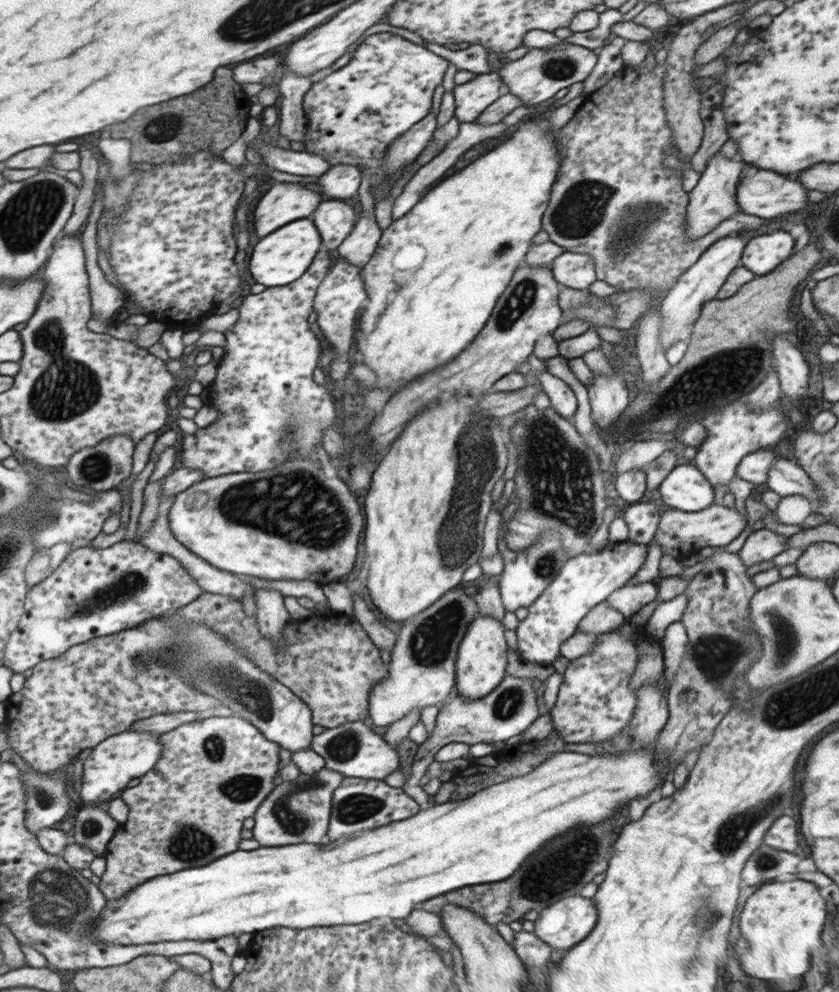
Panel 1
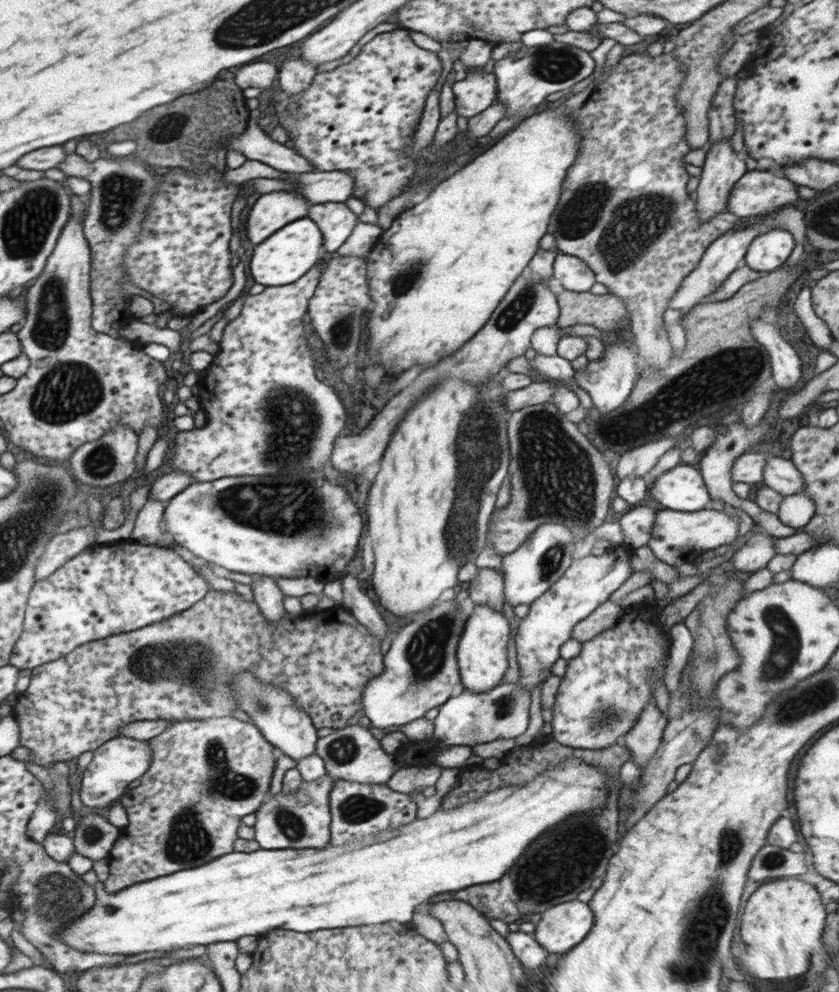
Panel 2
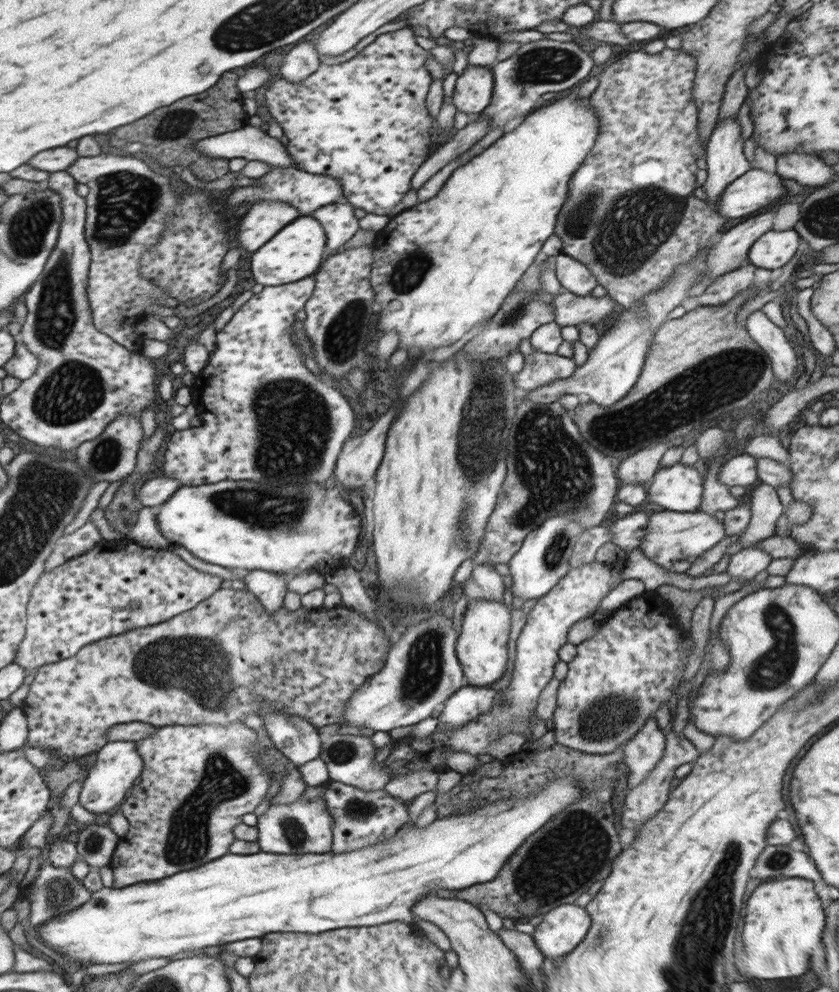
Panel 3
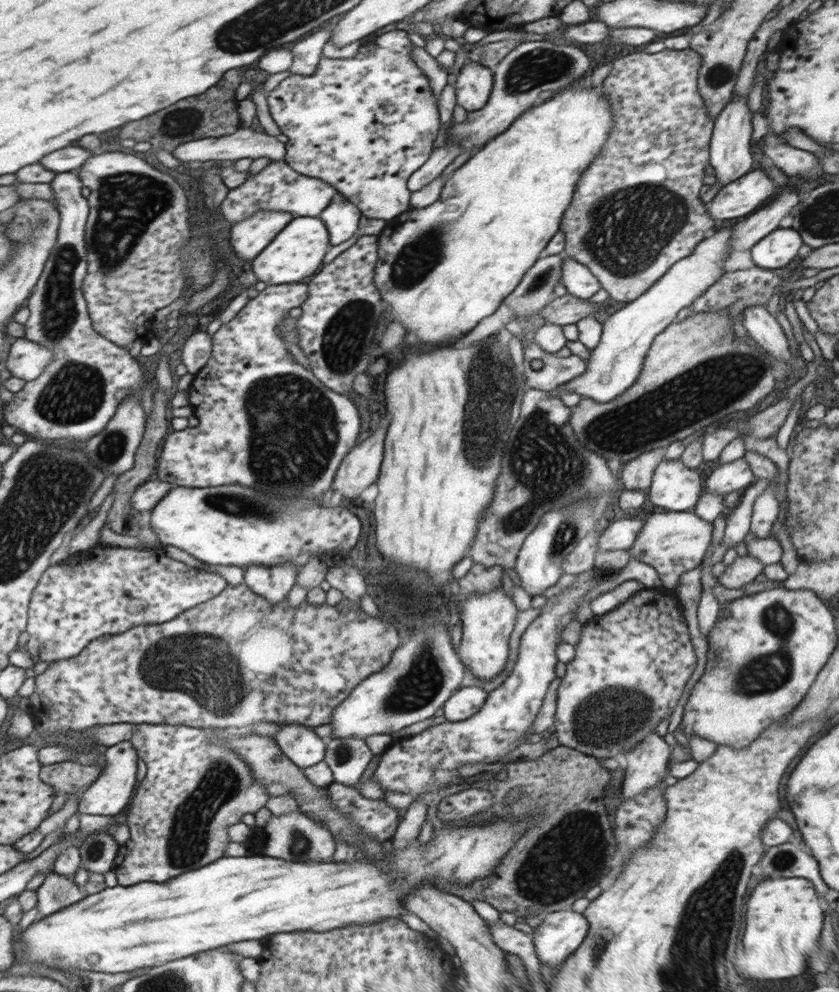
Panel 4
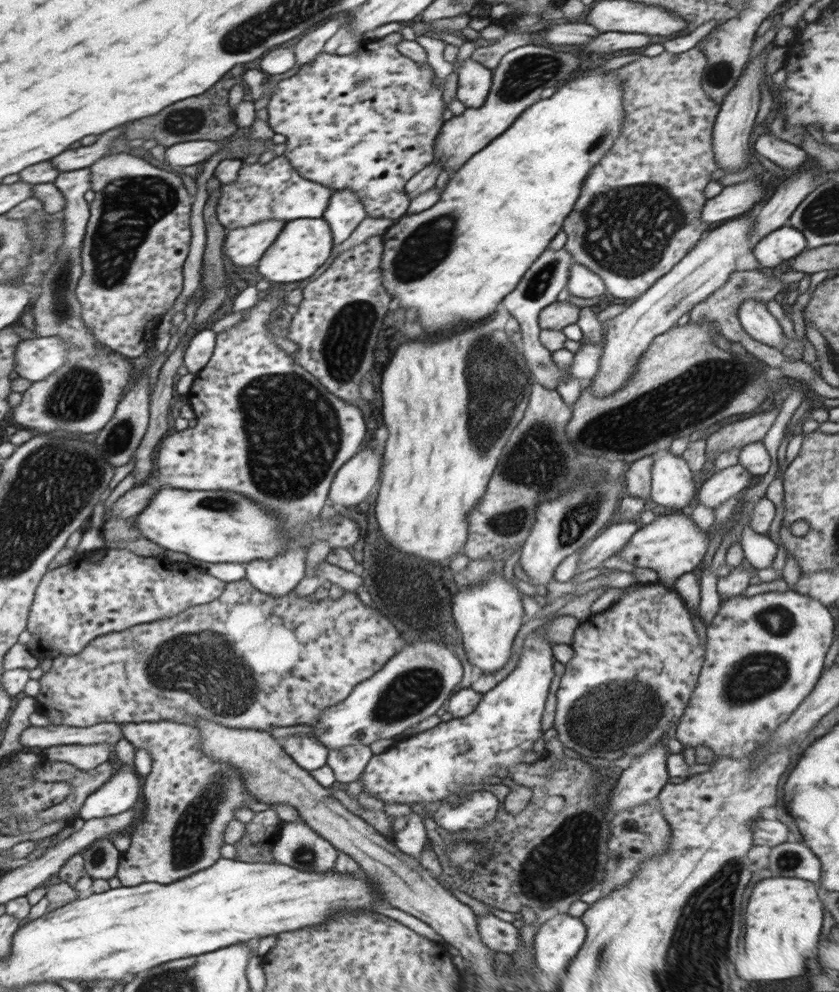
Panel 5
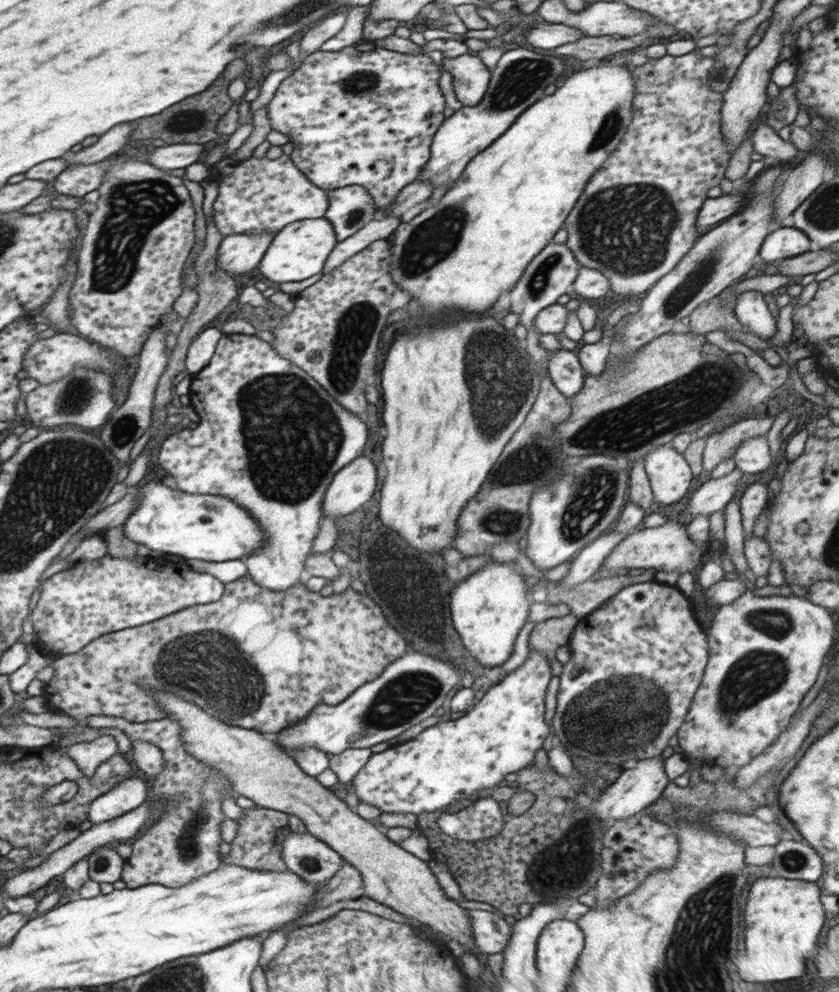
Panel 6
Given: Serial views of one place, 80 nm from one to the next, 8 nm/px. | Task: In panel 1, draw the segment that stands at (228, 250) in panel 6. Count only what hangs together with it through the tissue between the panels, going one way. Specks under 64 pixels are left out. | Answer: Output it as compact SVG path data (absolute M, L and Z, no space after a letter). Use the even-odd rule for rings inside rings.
M278 182L261 197L254 210L254 232L258 238L268 236L280 226L298 218L310 218L324 200L315 191L302 187L304 182Z

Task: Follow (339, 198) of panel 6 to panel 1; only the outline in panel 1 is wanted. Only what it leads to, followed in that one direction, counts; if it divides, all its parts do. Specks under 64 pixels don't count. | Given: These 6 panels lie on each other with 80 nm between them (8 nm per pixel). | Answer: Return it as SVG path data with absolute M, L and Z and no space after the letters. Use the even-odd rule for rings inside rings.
M336 199L323 200L310 220L322 236L322 246L329 251L338 249L357 223L354 208Z

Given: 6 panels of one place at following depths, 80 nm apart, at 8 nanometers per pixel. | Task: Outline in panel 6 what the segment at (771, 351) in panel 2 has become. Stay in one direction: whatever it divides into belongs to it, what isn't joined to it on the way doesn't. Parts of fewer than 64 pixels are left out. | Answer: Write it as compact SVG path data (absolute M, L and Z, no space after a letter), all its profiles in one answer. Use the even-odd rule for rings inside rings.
M746 291L735 302L735 315L742 326L750 328L759 338L772 338L776 332L776 320L767 308L764 294Z

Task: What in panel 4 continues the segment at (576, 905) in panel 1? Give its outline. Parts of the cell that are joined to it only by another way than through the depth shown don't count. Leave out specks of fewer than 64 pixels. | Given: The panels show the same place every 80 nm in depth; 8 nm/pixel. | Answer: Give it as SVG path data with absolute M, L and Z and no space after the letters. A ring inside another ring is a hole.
M571 909L548 913L532 934L540 963L556 972L584 942L588 930L588 921L582 913Z

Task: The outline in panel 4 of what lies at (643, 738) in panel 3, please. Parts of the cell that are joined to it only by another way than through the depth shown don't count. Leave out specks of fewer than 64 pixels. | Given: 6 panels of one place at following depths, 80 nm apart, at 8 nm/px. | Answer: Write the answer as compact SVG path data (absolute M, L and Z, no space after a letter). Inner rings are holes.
M651 732L636 748L625 754L628 765L621 791L625 800L634 798L652 786L656 786L668 775L670 746L656 732Z

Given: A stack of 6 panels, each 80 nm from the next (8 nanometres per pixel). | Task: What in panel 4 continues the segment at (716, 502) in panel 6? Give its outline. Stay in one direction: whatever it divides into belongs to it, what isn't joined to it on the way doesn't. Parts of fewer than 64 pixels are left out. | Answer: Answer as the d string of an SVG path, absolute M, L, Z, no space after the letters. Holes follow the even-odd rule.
M740 458L714 469L706 480L706 491L718 493L725 498L732 491L746 490L754 482L754 477L756 476L750 465L744 461L744 458Z

